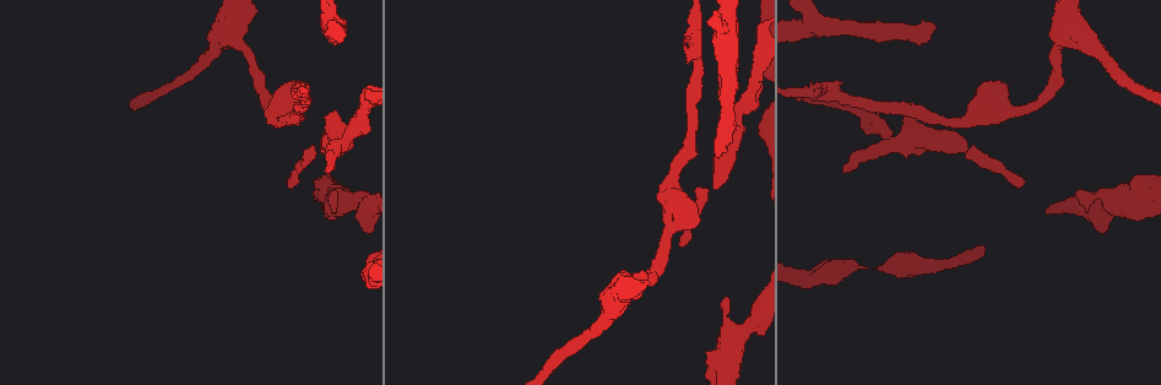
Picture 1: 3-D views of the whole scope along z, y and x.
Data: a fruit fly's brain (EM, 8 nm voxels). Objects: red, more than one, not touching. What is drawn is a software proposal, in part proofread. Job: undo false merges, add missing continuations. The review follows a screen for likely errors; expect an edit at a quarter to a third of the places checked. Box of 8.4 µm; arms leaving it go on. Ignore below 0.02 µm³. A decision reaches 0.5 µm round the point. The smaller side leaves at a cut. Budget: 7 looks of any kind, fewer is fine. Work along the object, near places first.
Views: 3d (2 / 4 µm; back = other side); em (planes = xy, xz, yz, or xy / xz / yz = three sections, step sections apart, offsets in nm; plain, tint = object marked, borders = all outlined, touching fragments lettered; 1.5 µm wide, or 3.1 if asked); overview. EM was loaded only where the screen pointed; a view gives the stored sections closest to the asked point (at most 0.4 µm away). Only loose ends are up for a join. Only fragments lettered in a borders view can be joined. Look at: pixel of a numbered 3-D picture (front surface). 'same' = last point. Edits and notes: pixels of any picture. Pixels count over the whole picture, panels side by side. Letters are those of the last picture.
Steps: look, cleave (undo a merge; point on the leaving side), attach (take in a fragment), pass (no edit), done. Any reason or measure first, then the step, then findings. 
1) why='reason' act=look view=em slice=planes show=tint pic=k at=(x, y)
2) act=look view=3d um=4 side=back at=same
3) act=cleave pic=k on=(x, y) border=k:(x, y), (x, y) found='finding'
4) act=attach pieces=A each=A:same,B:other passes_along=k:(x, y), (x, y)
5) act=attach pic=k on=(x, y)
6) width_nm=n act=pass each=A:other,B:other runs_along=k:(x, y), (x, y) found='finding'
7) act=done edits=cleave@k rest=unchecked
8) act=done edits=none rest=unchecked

why='free end' act=look view=3d um=2 pic=1 at=(1086, 211)

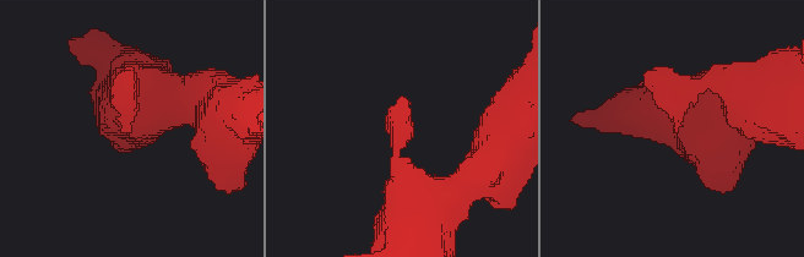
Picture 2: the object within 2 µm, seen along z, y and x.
act=look view=em slice=planes show=borders pic=2 at=(674, 128)

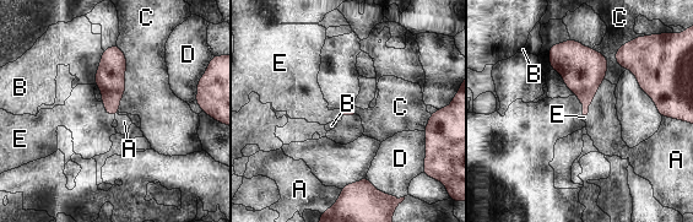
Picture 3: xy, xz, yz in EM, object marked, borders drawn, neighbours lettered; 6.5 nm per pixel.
act=pass each=A:other,B:other,C:other,D:other,E:other border=3:(604, 79), (589, 106), (586, 115) found='none of them fits'

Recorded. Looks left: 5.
why='an open end' act=look view=3d um=4 pic=1 at=(717, 156)

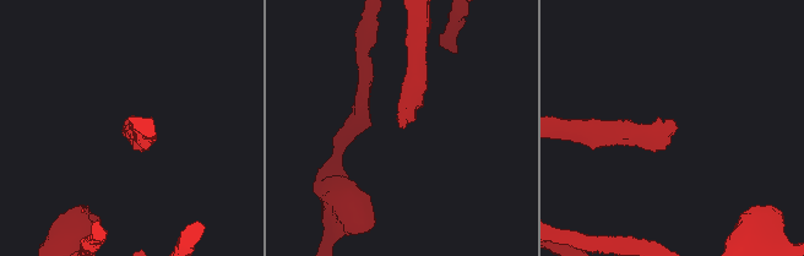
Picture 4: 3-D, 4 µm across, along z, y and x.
act=look view=em slice=planes show=borders pic=4 at=(127, 128)

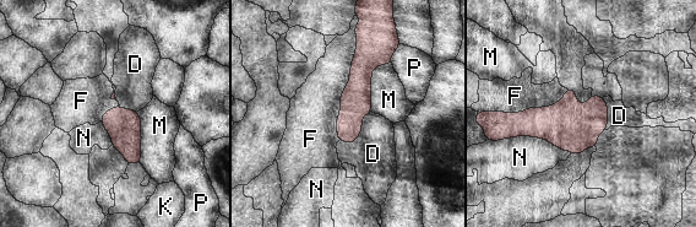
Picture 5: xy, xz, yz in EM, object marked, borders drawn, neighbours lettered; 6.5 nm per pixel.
act=pass each=D:other,F:other,K:other,M:other,N:other,P:other runs_along=5:(362, 42), (360, 84), (344, 139) found='no lettered fragment goes on from it'

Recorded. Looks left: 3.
why='branch stops here' act=look view=3d um=4 pic=1 at=(329, 172)

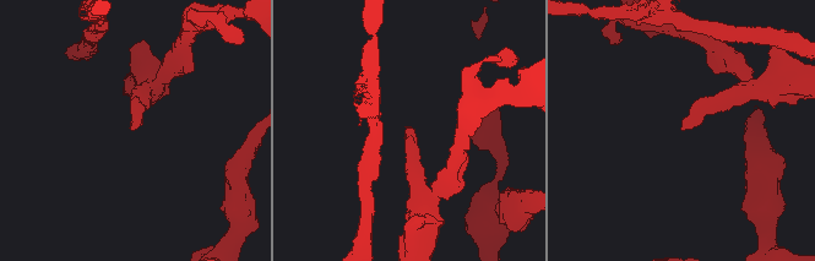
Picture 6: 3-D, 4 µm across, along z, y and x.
why='now the EM' act=look view=em slice=planes show=borders pic=6 at=(133, 126)

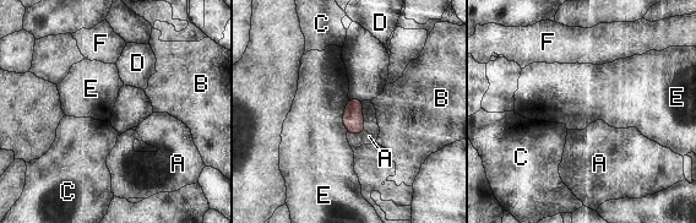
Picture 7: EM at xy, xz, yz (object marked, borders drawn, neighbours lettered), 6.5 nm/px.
width_nm=140 act=pass each=A:other,B:other,C:other,D:other,E:other,F:other border=7:(348, 98), (342, 118), (346, 131) found='none of them fits'

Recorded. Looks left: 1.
act=done edits=none rest=unchecked

